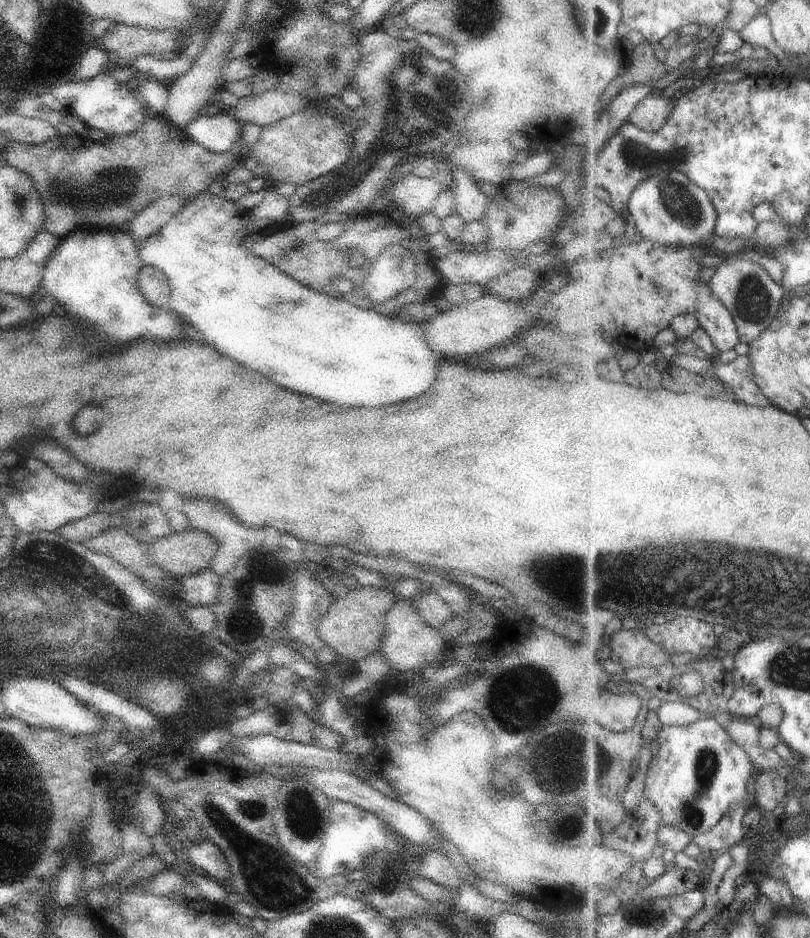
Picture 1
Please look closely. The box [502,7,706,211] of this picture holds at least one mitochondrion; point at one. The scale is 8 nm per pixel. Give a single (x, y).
(637, 156)

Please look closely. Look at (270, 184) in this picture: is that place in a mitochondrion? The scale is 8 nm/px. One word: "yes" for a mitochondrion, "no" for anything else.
no

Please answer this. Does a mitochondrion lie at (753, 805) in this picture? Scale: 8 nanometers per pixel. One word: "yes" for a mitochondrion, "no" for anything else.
no

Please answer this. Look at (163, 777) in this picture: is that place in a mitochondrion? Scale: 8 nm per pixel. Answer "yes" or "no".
no

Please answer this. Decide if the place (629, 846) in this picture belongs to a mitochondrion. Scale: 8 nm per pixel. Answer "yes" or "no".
no

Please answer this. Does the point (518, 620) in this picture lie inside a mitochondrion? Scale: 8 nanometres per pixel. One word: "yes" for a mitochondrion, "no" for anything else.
no

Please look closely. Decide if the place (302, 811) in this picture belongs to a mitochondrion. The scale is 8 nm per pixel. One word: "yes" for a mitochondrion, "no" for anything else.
yes

